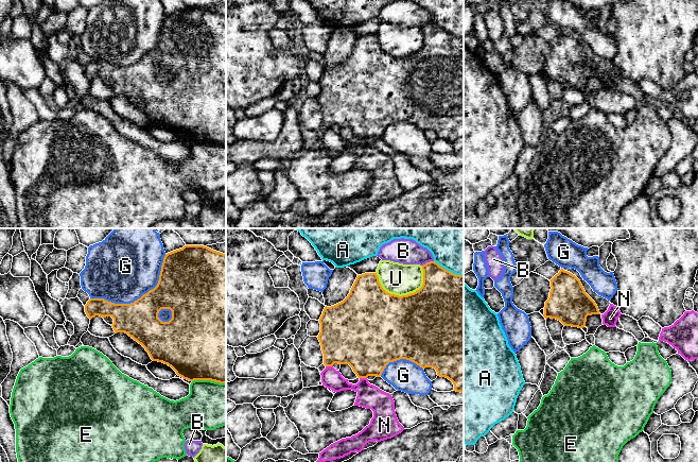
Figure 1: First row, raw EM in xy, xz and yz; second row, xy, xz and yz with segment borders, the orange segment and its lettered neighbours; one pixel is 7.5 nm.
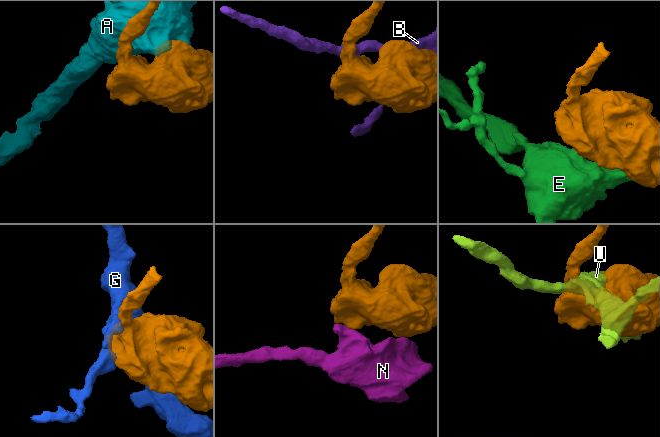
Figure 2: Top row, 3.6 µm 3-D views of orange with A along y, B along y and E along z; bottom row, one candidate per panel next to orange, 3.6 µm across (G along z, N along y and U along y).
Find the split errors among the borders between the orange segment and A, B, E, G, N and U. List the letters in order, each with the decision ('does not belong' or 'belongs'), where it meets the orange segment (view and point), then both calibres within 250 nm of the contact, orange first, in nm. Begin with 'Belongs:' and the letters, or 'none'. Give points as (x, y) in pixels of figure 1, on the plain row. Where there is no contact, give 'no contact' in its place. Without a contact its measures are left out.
Belongs: none
A: does not belong; contact xz (449, 33); calibres 480 and 280 nm
B: does not belong; contact xz (428, 24); calibres 320 and 190 nm
E: does not belong; contact xy (209, 141); calibres 500 and 360 nm
G: does not belong; contact xy (138, 61); calibres 280 and 480 nm
N: does not belong; contact xz (329, 127); calibres 400 and 150 nm
U: does not belong; contact xz (396, 57); calibres 500 and 240 nm

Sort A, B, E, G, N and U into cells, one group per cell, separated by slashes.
A / B / E / G / N / U

